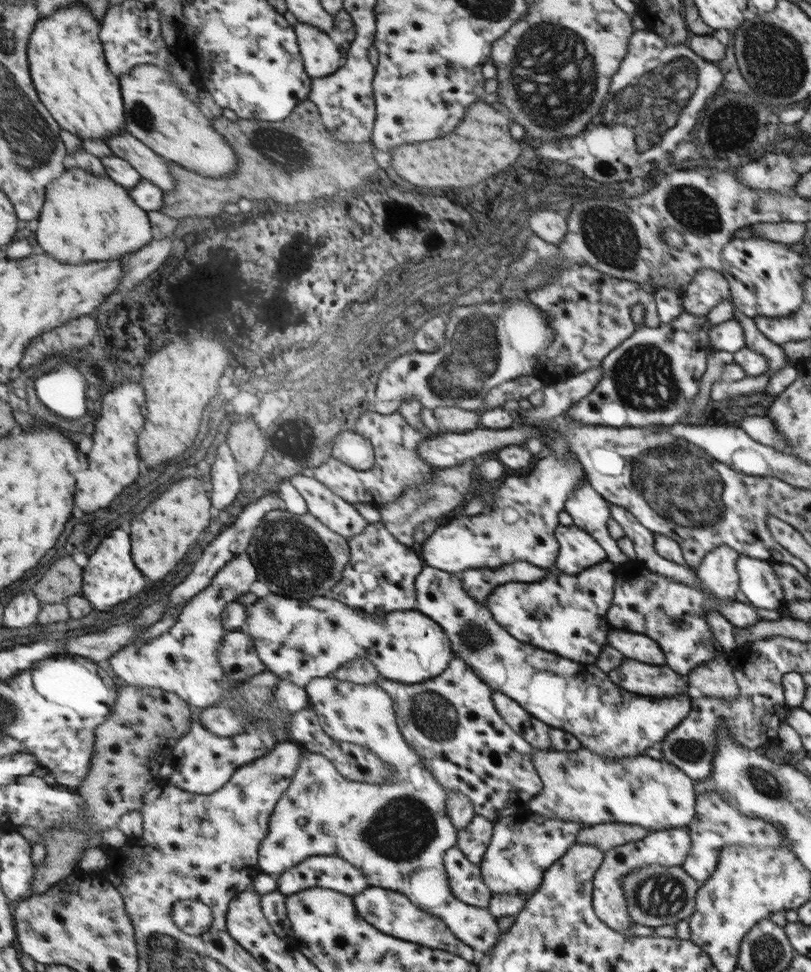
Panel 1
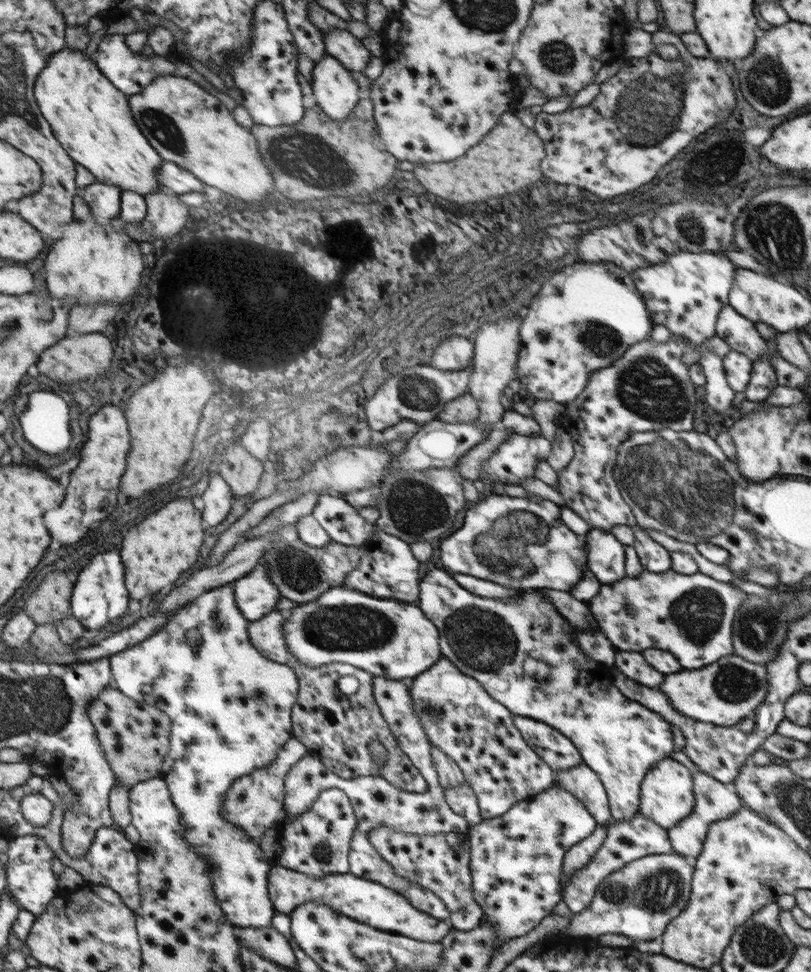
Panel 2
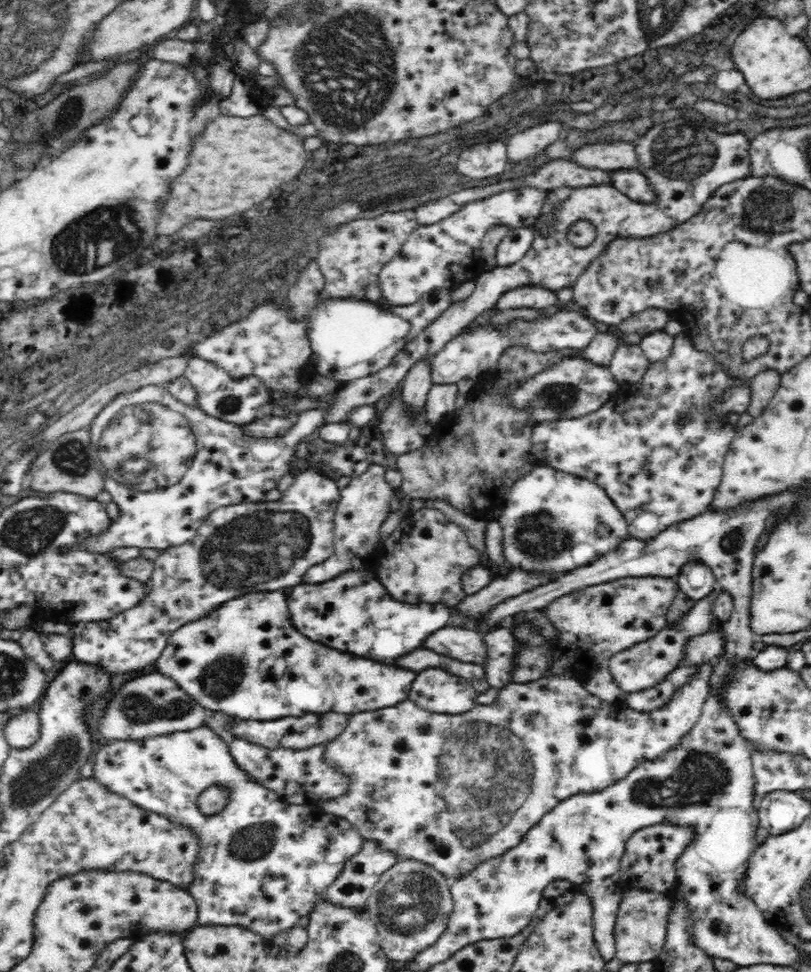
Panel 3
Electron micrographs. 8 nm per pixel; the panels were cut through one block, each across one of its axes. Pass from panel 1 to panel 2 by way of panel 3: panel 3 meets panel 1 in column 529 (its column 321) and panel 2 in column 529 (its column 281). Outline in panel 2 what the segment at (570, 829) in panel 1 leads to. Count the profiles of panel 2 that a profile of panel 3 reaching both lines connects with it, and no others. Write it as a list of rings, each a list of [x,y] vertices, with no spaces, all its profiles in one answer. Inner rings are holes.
[[[556,782],[532,799],[517,802],[508,813],[502,814],[502,817],[483,820],[469,827],[466,836],[470,840],[472,855],[473,890],[478,904],[485,911],[484,921],[490,922],[496,930],[498,943],[494,955],[500,952],[500,947],[505,942],[528,934],[546,916],[552,916],[552,908],[563,900],[561,875],[566,851],[594,834],[598,825],[594,814],[586,809],[585,803]]]

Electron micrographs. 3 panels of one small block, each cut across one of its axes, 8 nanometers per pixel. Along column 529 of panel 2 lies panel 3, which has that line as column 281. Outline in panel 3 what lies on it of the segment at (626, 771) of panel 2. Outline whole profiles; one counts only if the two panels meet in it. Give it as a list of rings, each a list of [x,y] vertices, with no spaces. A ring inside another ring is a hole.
[[[282,591],[251,593],[234,598],[226,602],[226,606],[212,610],[204,618],[178,628],[170,636],[170,642],[156,666],[162,666],[166,675],[170,674],[168,677],[174,679],[206,709],[224,711],[238,720],[259,721],[328,711],[351,715],[358,711],[394,706],[408,700],[411,682],[414,674],[417,674],[414,670],[396,668],[396,664],[385,664],[334,649],[302,635],[293,626],[287,596]],[[268,656],[282,656],[286,661],[285,672],[280,678],[267,676],[262,679],[258,673],[260,662]]]

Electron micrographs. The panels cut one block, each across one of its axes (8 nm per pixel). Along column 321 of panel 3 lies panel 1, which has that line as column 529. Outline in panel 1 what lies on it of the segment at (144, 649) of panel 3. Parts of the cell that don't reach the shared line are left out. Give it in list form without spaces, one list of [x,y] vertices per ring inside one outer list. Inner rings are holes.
[[[554,454],[538,459],[526,475],[507,476],[494,494],[492,509],[440,524],[423,542],[422,558],[428,566],[456,575],[470,569],[498,569],[517,561],[553,569],[561,550],[556,537],[558,514],[565,510],[574,487],[586,480],[586,470],[578,460],[558,460]]]

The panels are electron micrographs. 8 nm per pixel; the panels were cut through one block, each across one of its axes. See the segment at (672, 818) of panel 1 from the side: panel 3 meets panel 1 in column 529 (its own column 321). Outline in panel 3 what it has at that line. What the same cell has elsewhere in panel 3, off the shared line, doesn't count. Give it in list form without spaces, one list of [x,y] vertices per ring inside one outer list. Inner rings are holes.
[[[702,662],[698,665],[698,672],[694,674],[693,678],[690,678],[688,684],[679,688],[670,704],[662,709],[650,710],[647,714],[645,711],[635,711],[628,706],[618,708],[618,703],[608,703],[589,694],[583,683],[578,682],[575,678],[551,676],[551,674],[527,683],[508,684],[504,686],[504,689],[499,690],[499,696],[492,705],[475,705],[474,709],[462,714],[434,713],[416,705],[409,699],[394,706],[358,711],[356,714],[349,715],[346,728],[334,740],[325,744],[325,760],[330,762],[330,765],[338,766],[338,769],[345,771],[346,777],[350,781],[348,792],[332,801],[319,801],[318,805],[325,813],[348,820],[354,829],[359,830],[359,834],[365,838],[365,841],[376,842],[379,849],[389,850],[393,856],[397,856],[400,860],[423,862],[442,873],[448,881],[452,881],[454,878],[462,877],[462,874],[469,874],[470,870],[482,862],[500,856],[506,850],[514,848],[521,841],[520,838],[525,836],[532,826],[536,826],[540,822],[540,818],[544,814],[548,814],[562,800],[576,794],[600,792],[608,786],[616,784],[622,778],[626,778],[641,762],[653,761],[660,758],[667,750],[672,750],[698,720],[702,706],[706,702],[711,668],[710,662]]]

